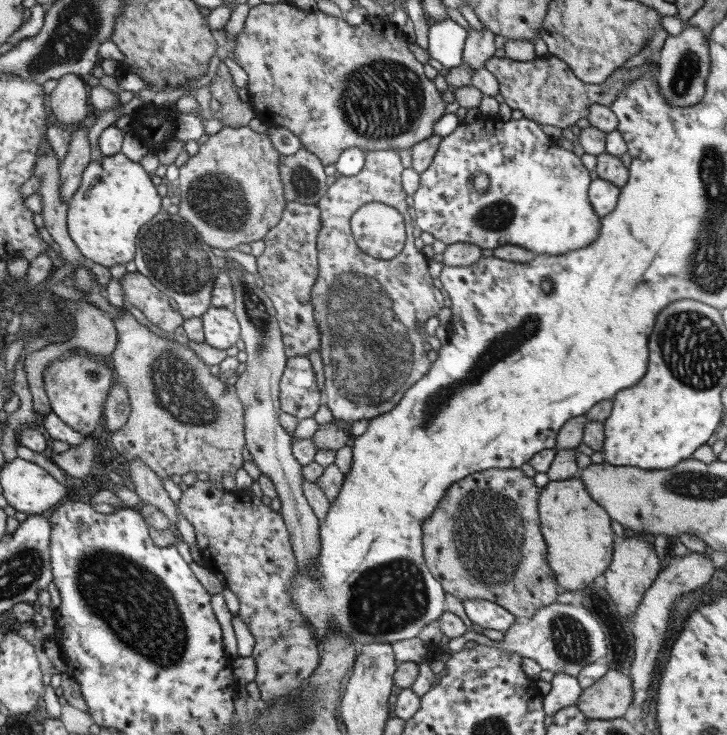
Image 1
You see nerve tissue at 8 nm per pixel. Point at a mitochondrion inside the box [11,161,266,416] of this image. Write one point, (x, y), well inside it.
(172, 253)

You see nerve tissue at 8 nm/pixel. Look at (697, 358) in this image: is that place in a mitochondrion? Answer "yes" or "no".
yes

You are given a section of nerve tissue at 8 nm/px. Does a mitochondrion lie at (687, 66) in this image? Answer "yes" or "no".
yes

